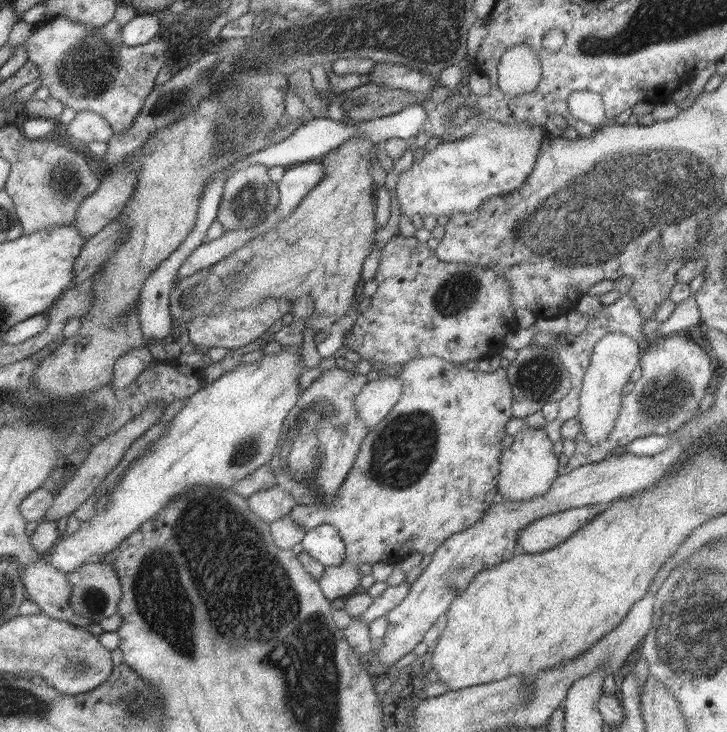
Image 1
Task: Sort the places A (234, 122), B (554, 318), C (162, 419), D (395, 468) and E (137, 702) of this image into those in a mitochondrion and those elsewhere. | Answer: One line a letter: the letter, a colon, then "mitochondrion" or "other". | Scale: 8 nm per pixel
A: mitochondrion
B: other
C: other
D: mitochondrion
E: mitochondrion

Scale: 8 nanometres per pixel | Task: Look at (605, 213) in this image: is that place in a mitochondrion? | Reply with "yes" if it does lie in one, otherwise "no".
yes

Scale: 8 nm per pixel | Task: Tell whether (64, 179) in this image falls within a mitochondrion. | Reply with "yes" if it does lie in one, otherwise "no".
yes

